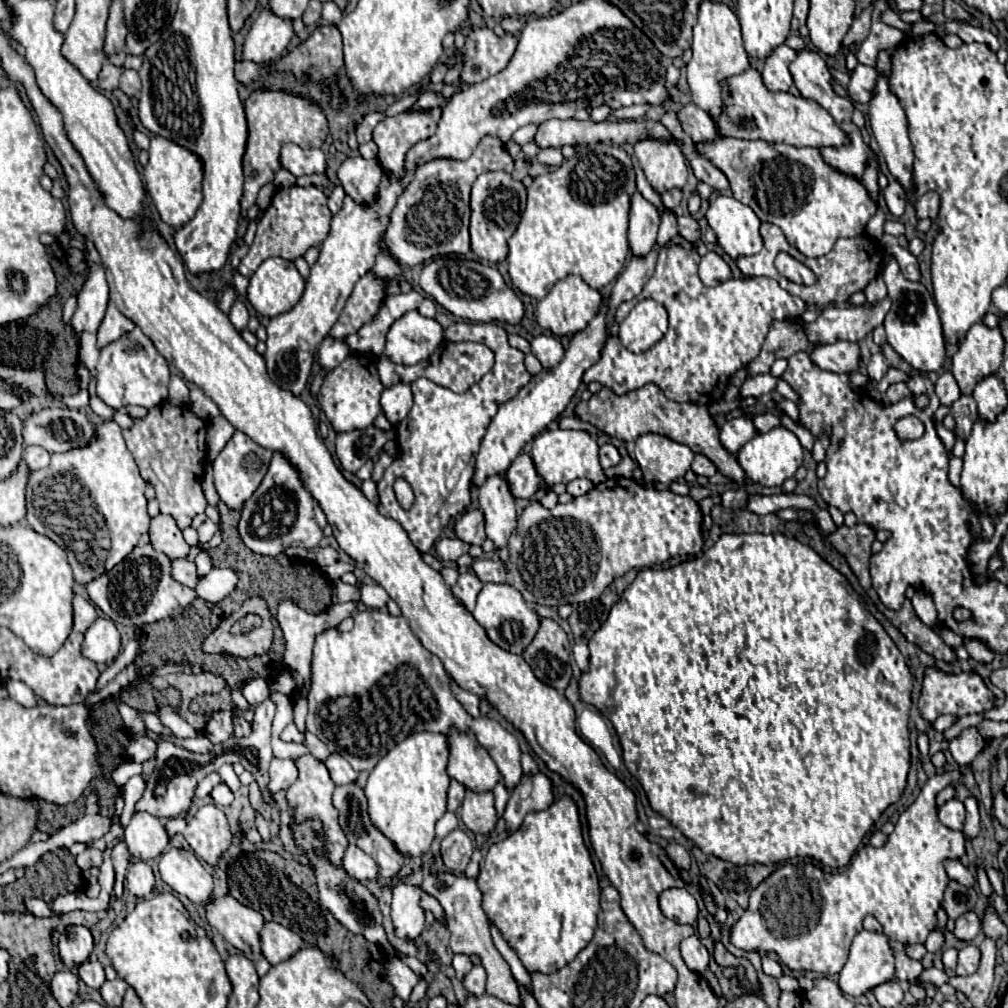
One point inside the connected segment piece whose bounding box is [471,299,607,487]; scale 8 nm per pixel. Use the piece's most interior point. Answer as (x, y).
(542, 400)

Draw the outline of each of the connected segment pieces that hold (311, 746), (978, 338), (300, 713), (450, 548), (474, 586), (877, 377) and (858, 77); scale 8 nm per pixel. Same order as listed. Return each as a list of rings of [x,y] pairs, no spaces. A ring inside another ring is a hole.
[[[305,731],[305,745],[307,745],[307,749],[311,751],[311,755],[315,757],[315,759],[319,759],[319,761],[325,761],[331,753],[329,753],[329,749],[325,749],[325,743],[323,741],[319,741],[313,733],[309,733],[309,731]]]
[[[977,323],[967,333],[965,341],[959,345],[957,353],[953,355],[951,373],[959,383],[963,395],[971,395],[975,385],[995,375],[1001,365],[1005,339],[1001,337],[1001,329],[987,329],[983,323]]]
[[[301,697],[297,701],[297,705],[293,707],[293,723],[297,725],[297,729],[303,733],[305,731],[305,717],[307,717],[307,699]]]
[[[455,537],[453,539],[439,539],[435,545],[435,551],[441,561],[457,561],[463,553],[469,551],[469,545],[465,545],[463,541],[457,541]]]
[[[465,571],[465,573],[461,573],[461,575],[459,575],[459,579],[457,579],[457,583],[455,583],[455,585],[457,585],[457,589],[453,589],[453,587],[451,587],[451,593],[459,599],[459,603],[461,603],[467,611],[473,611],[473,605],[475,605],[477,593],[481,591],[483,583],[479,583],[477,575],[473,575],[473,573]]]
[[[875,353],[875,355],[871,355],[871,359],[869,359],[869,363],[867,363],[867,371],[869,371],[869,379],[871,381],[881,381],[883,379],[883,375],[887,373],[887,361],[885,361],[885,357],[883,357],[883,353]]]
[[[857,67],[855,73],[851,75],[851,81],[847,87],[849,97],[859,103],[869,103],[873,97],[877,79],[879,79],[877,67]]]

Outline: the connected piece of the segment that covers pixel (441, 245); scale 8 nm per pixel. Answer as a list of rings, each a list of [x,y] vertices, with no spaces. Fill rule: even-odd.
[[[485,137],[485,141],[481,141],[477,145],[477,149],[473,151],[473,155],[467,161],[451,161],[451,159],[433,159],[429,163],[423,163],[415,169],[415,177],[409,183],[409,187],[403,191],[403,195],[399,197],[393,213],[391,213],[391,221],[385,233],[385,249],[387,253],[399,261],[401,265],[419,265],[435,255],[449,255],[449,253],[469,253],[469,193],[471,193],[471,185],[473,181],[487,171],[493,169],[501,169],[505,173],[513,171],[513,159],[511,155],[505,151],[503,141],[497,137]],[[437,215],[443,217],[443,223],[437,223]]]

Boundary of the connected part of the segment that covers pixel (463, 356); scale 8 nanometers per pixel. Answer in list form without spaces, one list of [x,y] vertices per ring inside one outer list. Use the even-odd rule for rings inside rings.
[[[445,341],[441,347],[437,347],[437,351],[431,357],[427,357],[425,361],[419,361],[415,365],[397,365],[397,363],[389,361],[387,357],[381,357],[377,371],[379,371],[381,383],[385,387],[395,385],[397,381],[413,383],[417,377],[427,377],[441,387],[447,387],[455,393],[463,393],[471,385],[475,385],[485,373],[489,373],[491,367],[493,367],[493,351],[487,345],[481,345],[481,343],[447,343]]]

